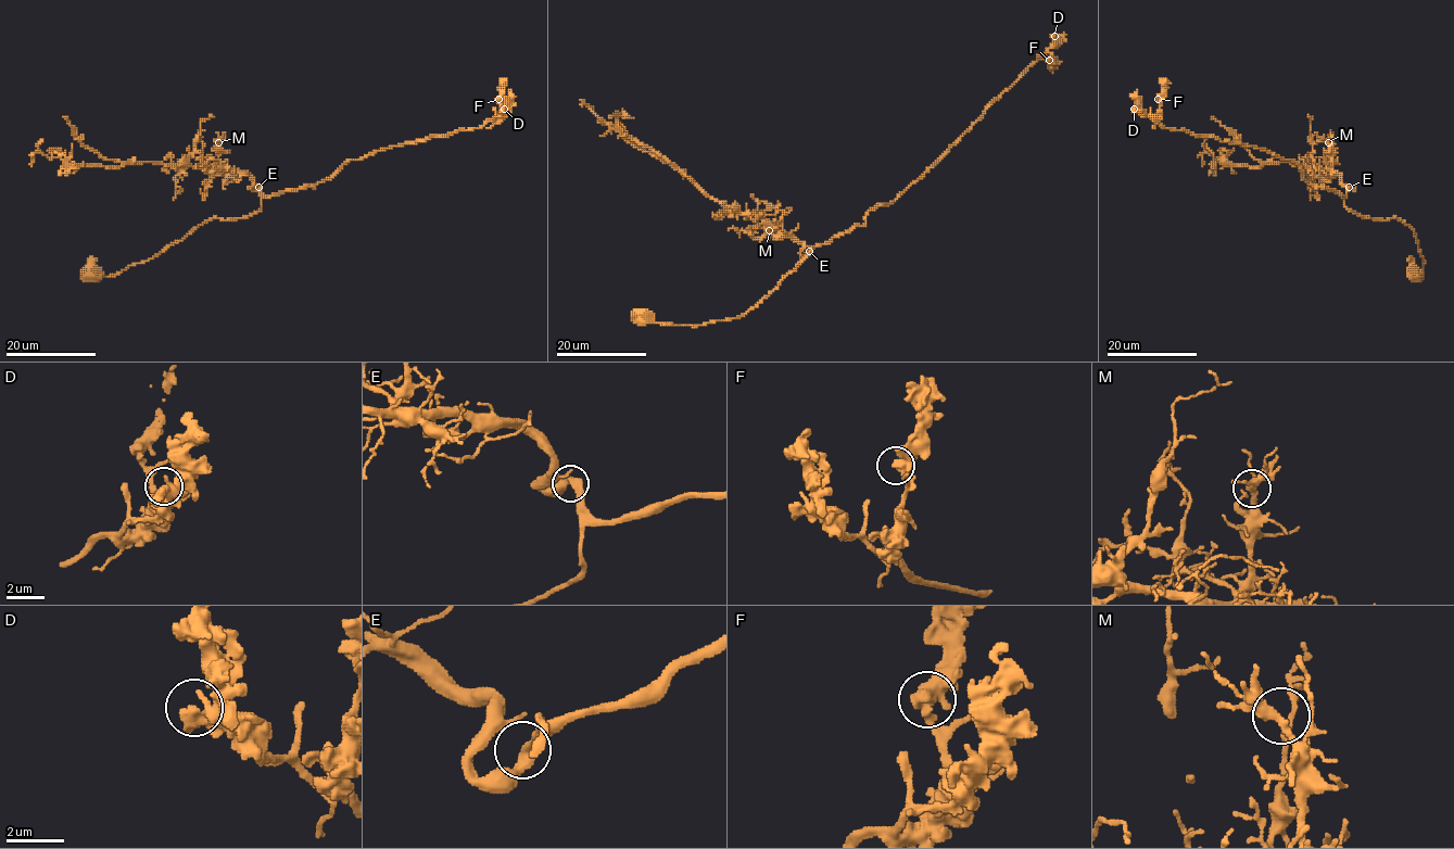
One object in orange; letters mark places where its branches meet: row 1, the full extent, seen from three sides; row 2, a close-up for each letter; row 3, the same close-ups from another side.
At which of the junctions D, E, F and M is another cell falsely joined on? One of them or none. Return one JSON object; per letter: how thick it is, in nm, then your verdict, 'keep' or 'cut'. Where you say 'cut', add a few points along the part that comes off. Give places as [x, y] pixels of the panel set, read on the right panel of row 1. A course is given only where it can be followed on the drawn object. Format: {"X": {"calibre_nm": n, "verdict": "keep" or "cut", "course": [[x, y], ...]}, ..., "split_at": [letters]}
{"D": {"calibre_nm": 400, "verdict": "keep"}, "E": {"calibre_nm": 400, "verdict": "keep"}, "F": {"calibre_nm": 400, "verdict": "keep"}, "M": {"calibre_nm": 360, "verdict": "keep"}, "split_at": []}

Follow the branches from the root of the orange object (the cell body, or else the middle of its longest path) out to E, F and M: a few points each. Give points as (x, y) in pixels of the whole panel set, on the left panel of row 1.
E: (90, 275), (114, 276), (131, 265), (144, 263), (214, 217), (234, 219), (252, 215), (261, 208), (258, 187)
F: (90, 275), (114, 276), (351, 160), (482, 126), (498, 99)
M: (90, 275), (114, 276), (214, 217), (240, 218), (261, 208), (261, 190), (248, 176), (217, 168), (218, 142)

